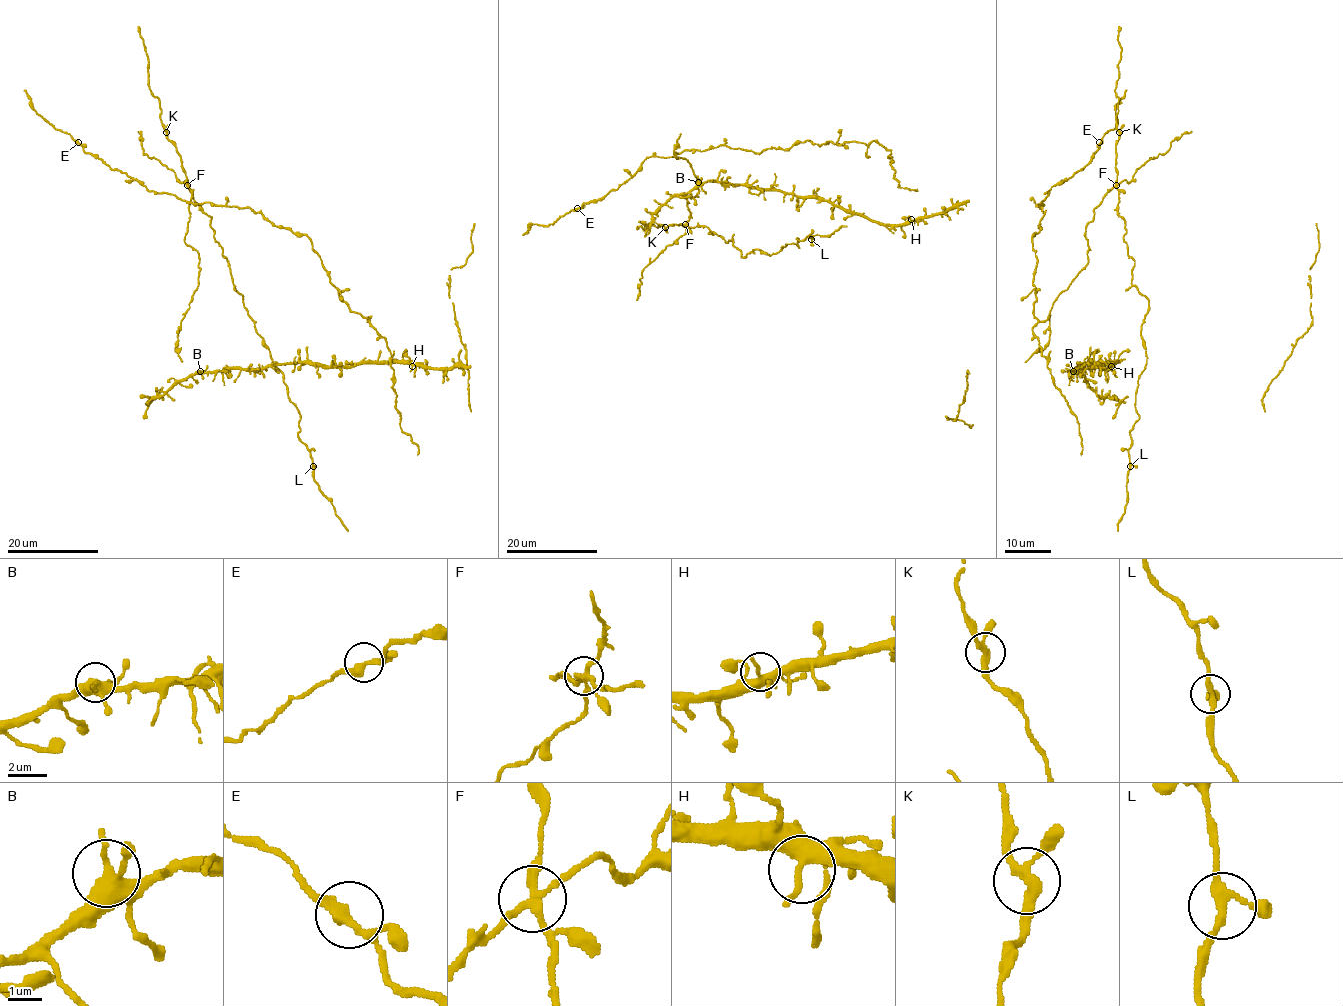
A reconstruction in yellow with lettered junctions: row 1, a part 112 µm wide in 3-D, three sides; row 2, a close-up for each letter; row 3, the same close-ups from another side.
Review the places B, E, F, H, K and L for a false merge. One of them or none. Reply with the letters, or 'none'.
F

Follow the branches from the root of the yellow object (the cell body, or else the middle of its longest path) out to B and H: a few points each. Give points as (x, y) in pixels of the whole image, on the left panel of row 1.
B: (296, 363), (259, 369), (200, 371)
H: (296, 363), (348, 366), (356, 363), (408, 362), (412, 366)

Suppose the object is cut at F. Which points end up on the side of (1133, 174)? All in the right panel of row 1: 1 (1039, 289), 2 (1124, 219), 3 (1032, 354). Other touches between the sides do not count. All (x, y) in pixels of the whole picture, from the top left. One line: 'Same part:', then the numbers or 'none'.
Same part: 3

